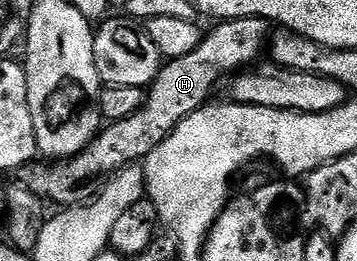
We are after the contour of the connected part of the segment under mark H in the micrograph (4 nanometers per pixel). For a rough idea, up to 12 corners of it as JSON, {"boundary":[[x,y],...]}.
{"boundary":[[264,18],[218,21],[199,48],[170,58],[145,104],[108,123],[73,157],[34,165],[29,189],[84,203],[140,163],[252,67]]}

